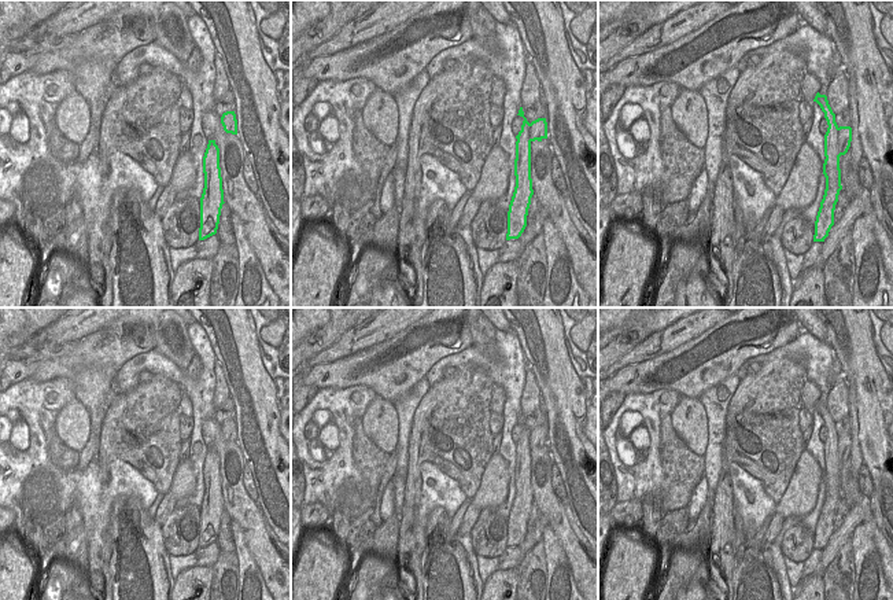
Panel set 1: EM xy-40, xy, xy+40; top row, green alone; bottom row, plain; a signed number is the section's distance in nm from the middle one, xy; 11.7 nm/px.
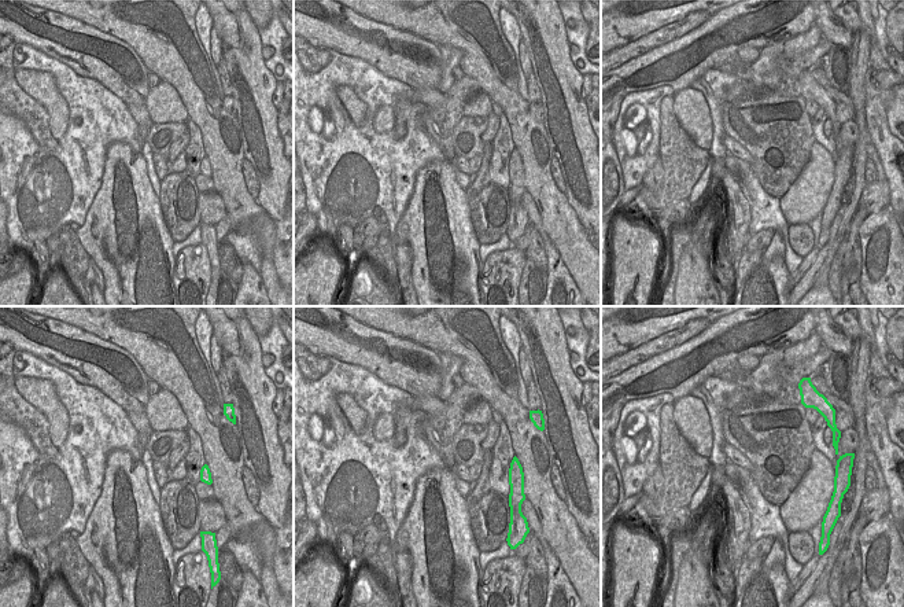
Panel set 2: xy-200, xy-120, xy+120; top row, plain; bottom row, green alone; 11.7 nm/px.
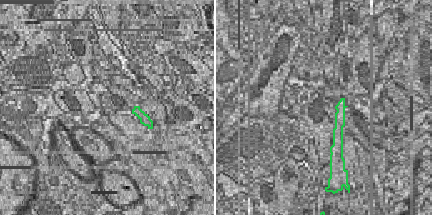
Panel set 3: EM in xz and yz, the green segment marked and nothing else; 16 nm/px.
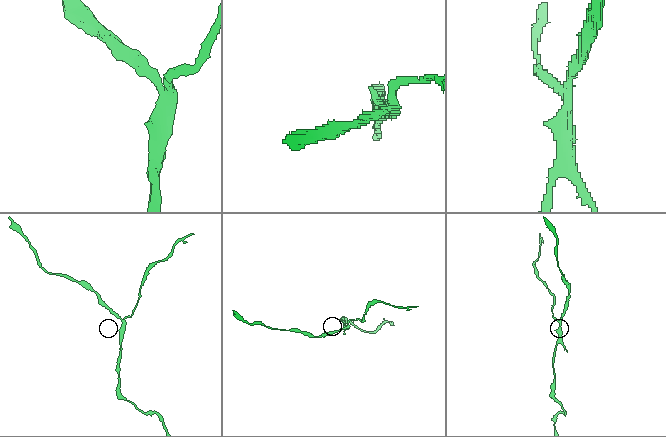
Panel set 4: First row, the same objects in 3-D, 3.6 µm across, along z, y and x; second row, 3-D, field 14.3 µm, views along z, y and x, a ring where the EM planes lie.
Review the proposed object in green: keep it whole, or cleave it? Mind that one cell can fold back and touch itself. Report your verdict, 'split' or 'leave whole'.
split

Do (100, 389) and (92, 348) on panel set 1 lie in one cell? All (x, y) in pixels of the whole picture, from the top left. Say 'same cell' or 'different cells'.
same cell

